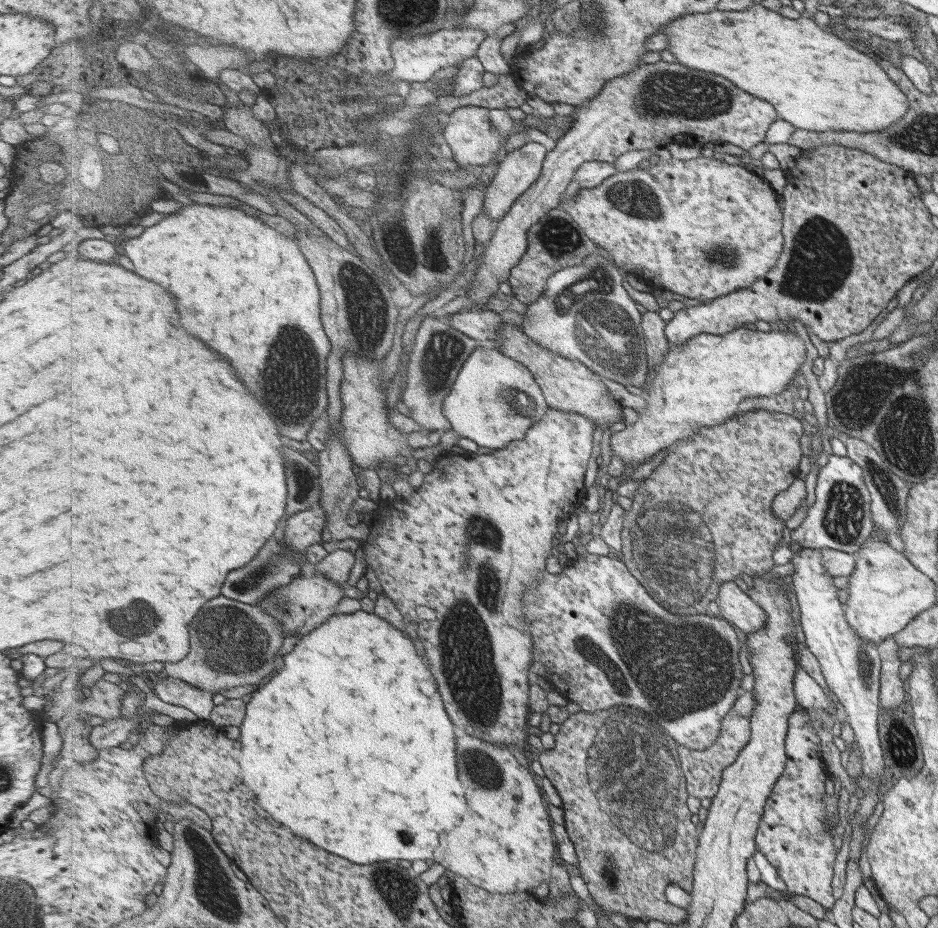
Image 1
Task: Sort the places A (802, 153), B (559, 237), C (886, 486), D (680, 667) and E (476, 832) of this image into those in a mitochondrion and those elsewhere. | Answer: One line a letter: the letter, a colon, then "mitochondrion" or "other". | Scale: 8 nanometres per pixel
A: other
B: mitochondrion
C: mitochondrion
D: mitochondrion
E: other

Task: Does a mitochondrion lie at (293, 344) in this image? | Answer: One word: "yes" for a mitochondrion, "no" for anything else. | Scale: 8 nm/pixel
yes

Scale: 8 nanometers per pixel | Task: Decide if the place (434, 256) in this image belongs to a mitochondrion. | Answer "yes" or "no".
yes

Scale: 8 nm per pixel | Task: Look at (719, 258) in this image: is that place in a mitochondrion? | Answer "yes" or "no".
yes

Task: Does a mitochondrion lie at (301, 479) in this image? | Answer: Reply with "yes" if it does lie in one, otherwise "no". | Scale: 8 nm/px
yes

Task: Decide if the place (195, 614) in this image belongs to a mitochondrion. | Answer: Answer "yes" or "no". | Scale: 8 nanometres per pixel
yes

